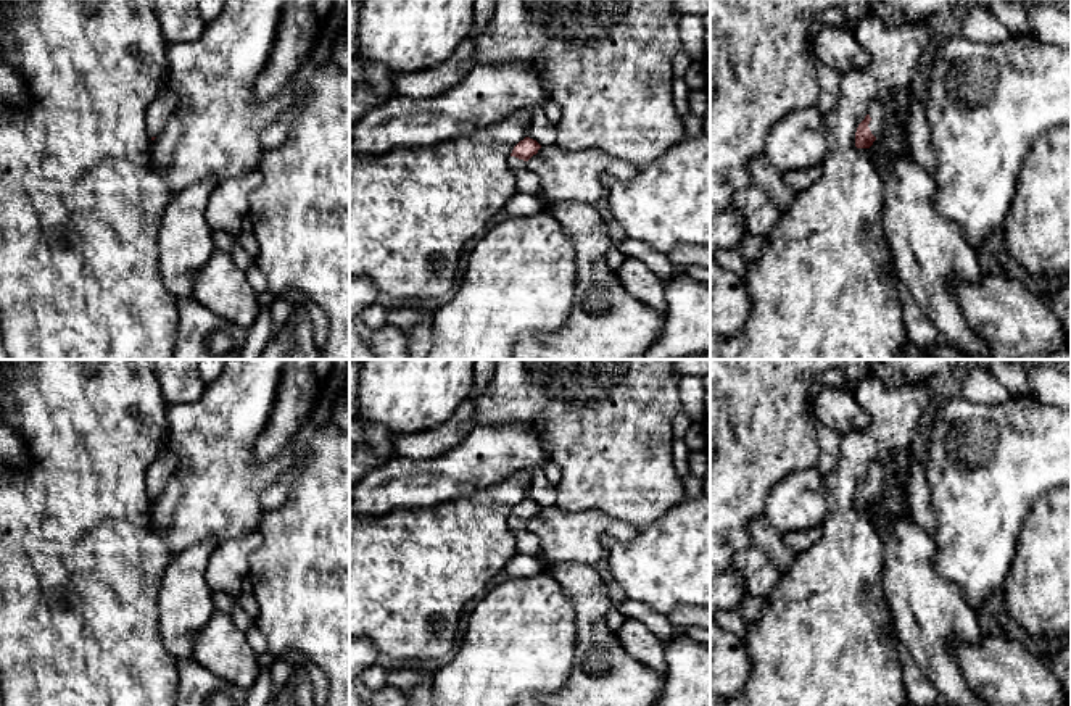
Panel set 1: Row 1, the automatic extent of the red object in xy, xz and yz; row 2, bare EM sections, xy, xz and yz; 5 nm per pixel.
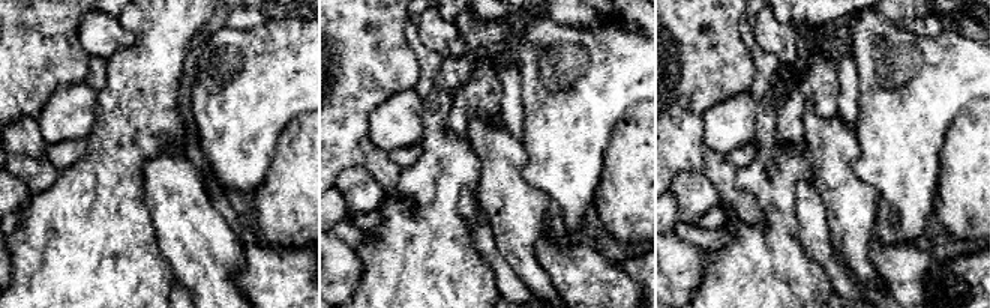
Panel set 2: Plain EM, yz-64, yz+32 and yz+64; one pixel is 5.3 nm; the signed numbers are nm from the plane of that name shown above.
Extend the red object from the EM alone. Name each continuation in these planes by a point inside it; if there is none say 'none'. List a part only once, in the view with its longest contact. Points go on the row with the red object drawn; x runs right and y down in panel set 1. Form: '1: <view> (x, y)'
1: yz (878, 112)

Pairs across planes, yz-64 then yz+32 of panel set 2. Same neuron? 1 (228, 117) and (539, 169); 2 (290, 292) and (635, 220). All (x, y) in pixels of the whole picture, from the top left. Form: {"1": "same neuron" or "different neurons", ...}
{"1": "same neuron", "2": "different neurons"}

